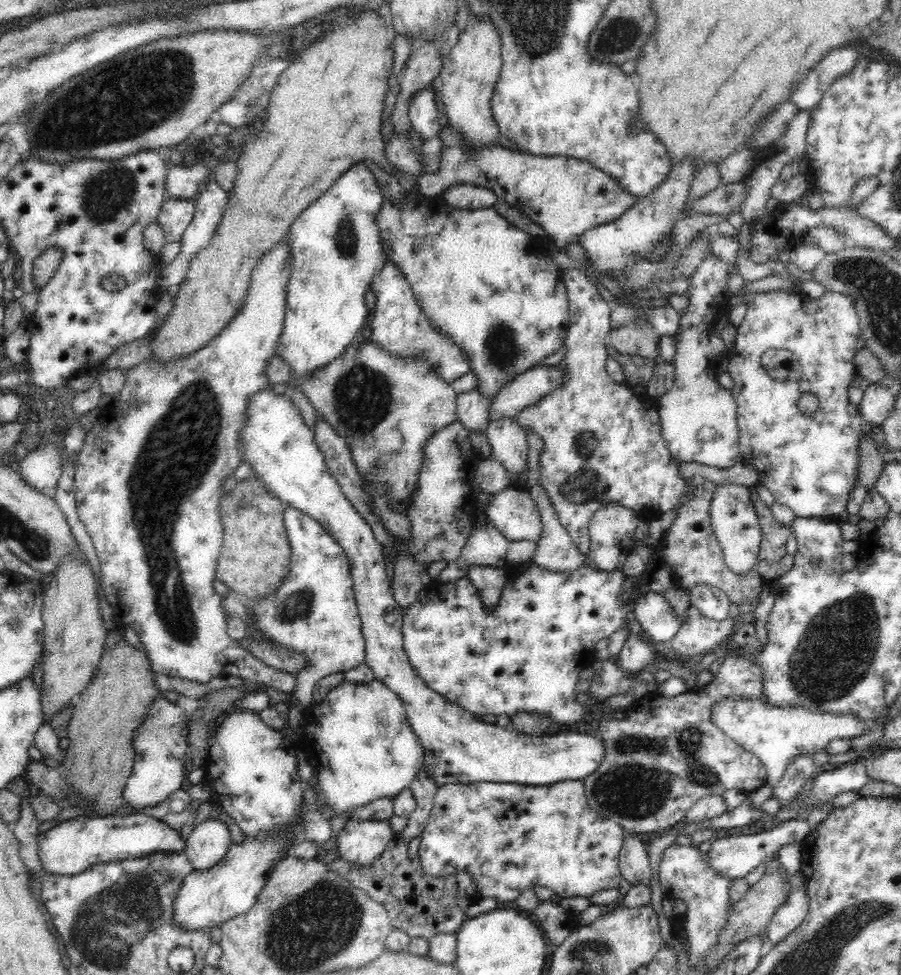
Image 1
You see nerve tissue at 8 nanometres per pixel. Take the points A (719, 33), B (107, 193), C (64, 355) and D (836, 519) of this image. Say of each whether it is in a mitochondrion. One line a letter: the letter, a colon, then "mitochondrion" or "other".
A: other
B: mitochondrion
C: other
D: other

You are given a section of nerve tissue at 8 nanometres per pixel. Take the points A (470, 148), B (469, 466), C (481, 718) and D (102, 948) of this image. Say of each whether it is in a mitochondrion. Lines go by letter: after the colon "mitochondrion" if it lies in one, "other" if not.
A: other
B: other
C: other
D: mitochondrion

